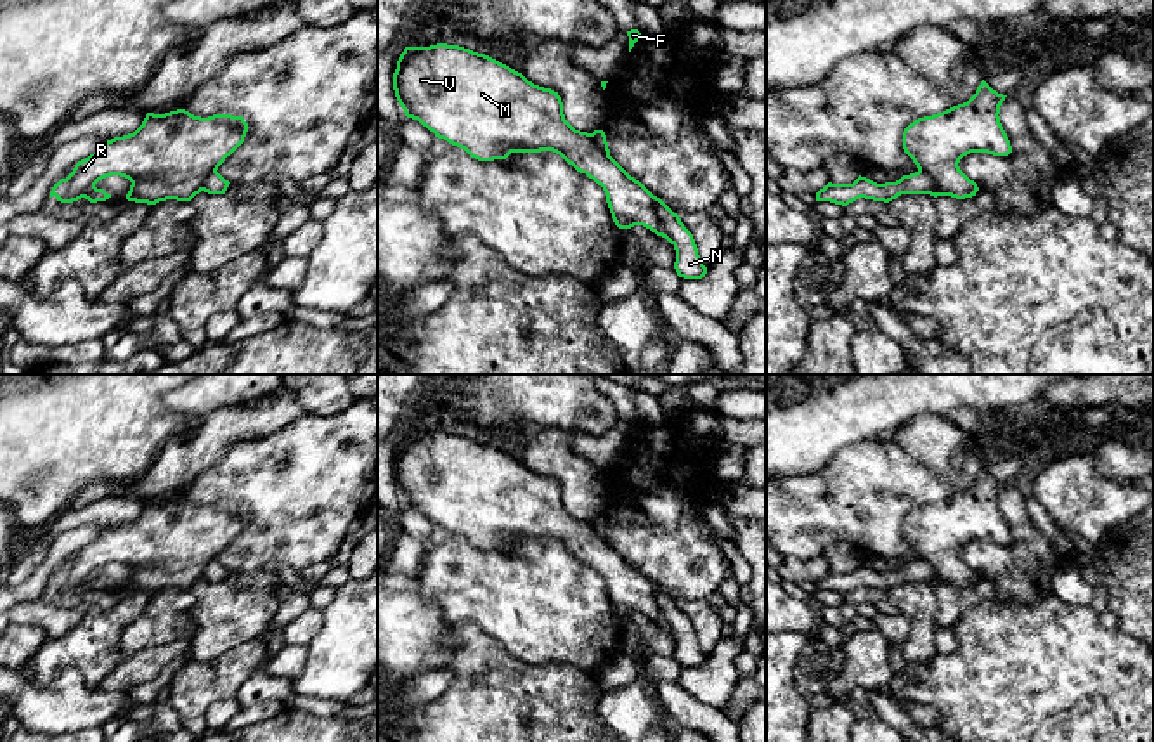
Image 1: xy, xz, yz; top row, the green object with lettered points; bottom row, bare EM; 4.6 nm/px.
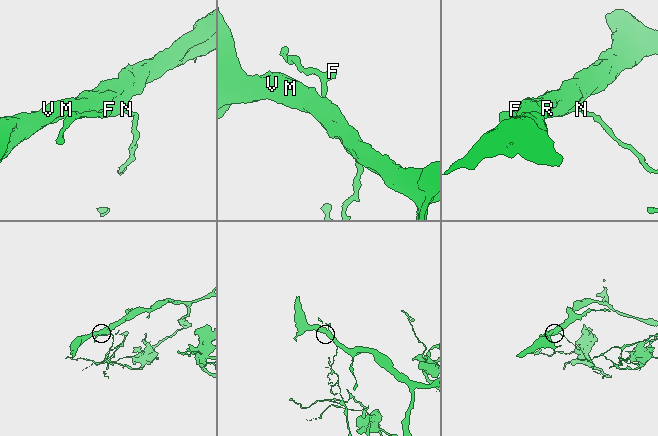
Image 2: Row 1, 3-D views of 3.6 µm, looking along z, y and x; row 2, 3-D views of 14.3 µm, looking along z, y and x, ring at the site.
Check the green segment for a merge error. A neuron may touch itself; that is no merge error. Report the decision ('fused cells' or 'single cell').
fused cells

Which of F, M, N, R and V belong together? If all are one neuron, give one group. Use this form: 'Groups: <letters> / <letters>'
Groups: F N / M R V

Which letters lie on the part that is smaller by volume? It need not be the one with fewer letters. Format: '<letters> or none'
F, N

